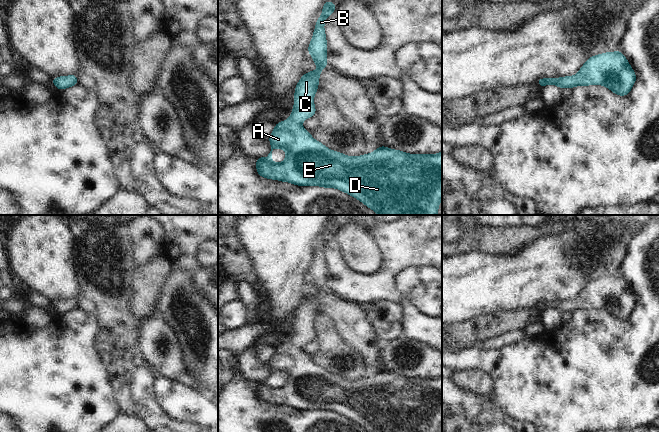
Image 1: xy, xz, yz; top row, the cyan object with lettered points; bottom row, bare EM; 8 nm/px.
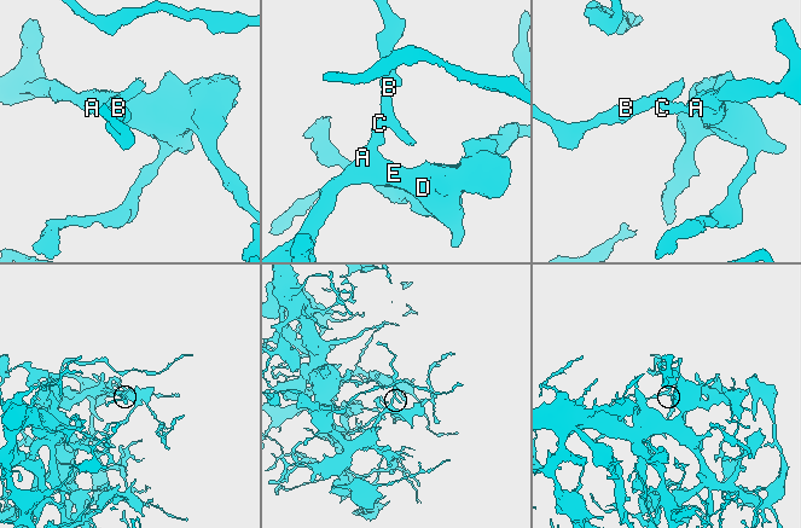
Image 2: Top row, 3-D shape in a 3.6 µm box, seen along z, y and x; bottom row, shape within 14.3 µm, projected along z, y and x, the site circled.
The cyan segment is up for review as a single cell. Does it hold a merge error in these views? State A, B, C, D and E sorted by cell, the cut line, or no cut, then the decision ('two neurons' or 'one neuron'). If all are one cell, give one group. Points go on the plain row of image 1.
A B C D E | no cut | one neuron

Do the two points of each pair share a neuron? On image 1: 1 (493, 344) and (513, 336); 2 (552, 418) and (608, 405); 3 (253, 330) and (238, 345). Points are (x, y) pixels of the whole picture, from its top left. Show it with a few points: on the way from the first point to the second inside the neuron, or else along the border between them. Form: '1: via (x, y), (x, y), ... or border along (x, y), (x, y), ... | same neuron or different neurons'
1: via (498, 342), (508, 338) | same neuron
2: via (566, 405), (594, 405) | same neuron
3: via (249, 334), (242, 341) | same neuron

